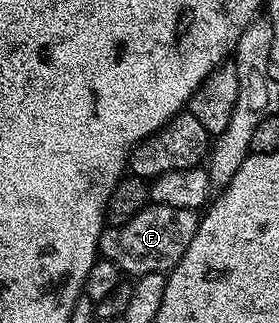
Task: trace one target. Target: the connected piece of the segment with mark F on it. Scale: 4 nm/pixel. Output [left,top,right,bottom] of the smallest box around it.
[99,203,198,277]

